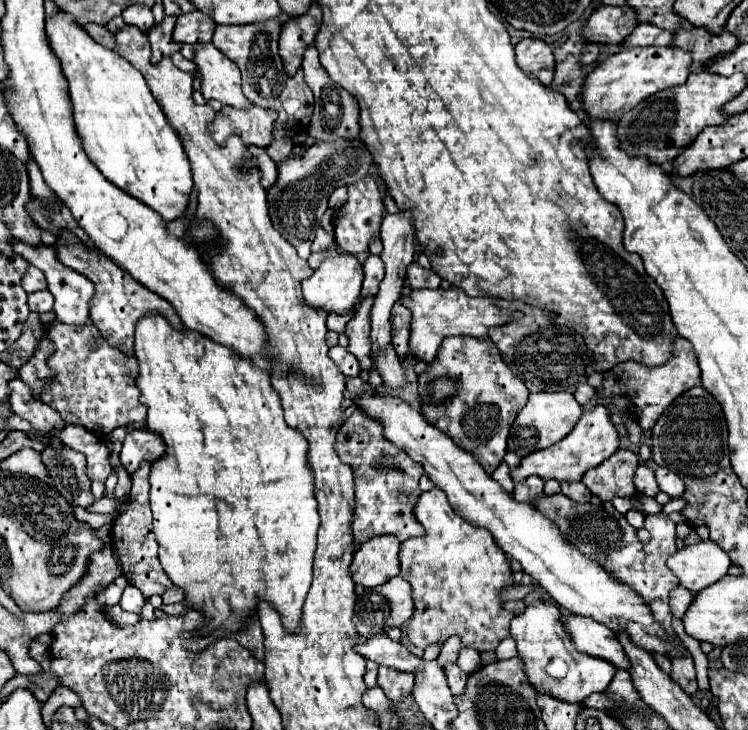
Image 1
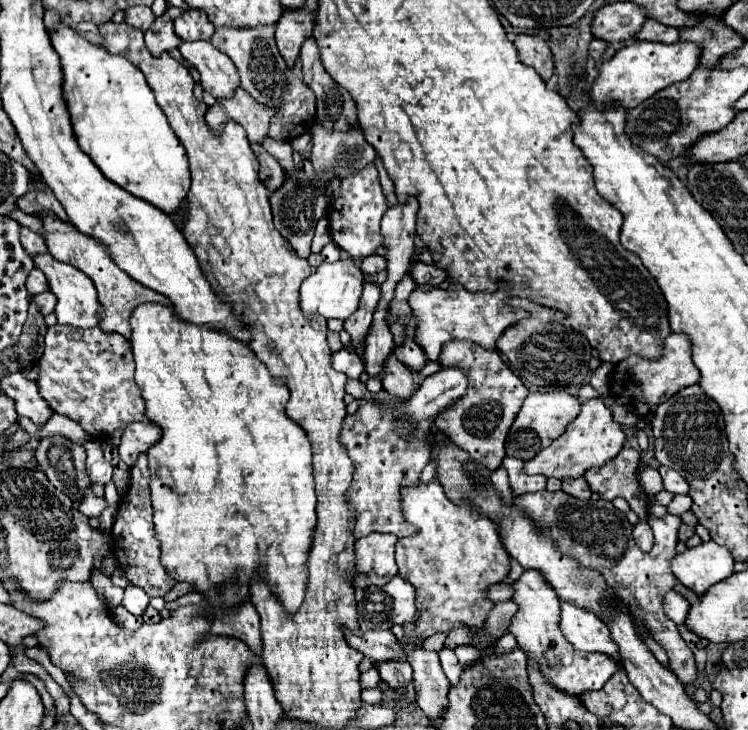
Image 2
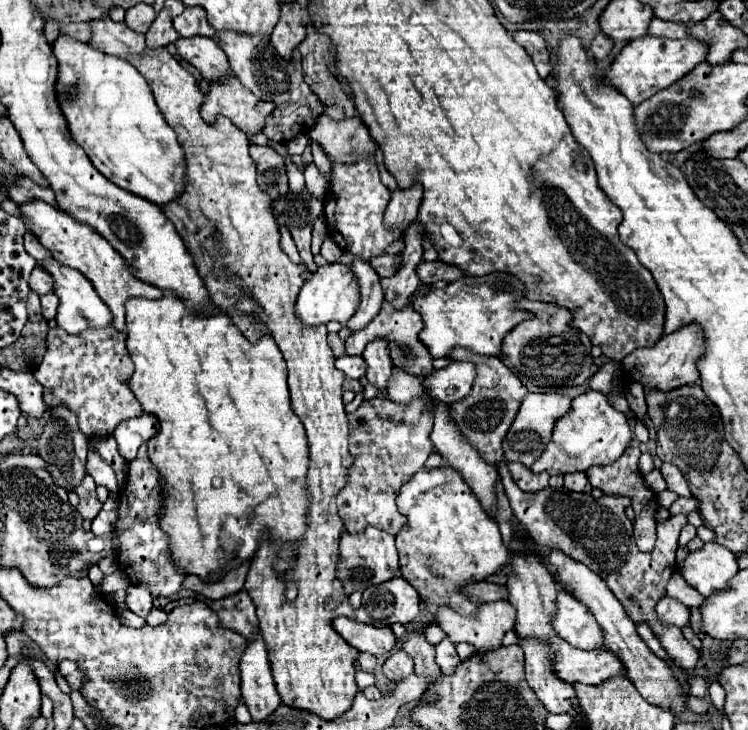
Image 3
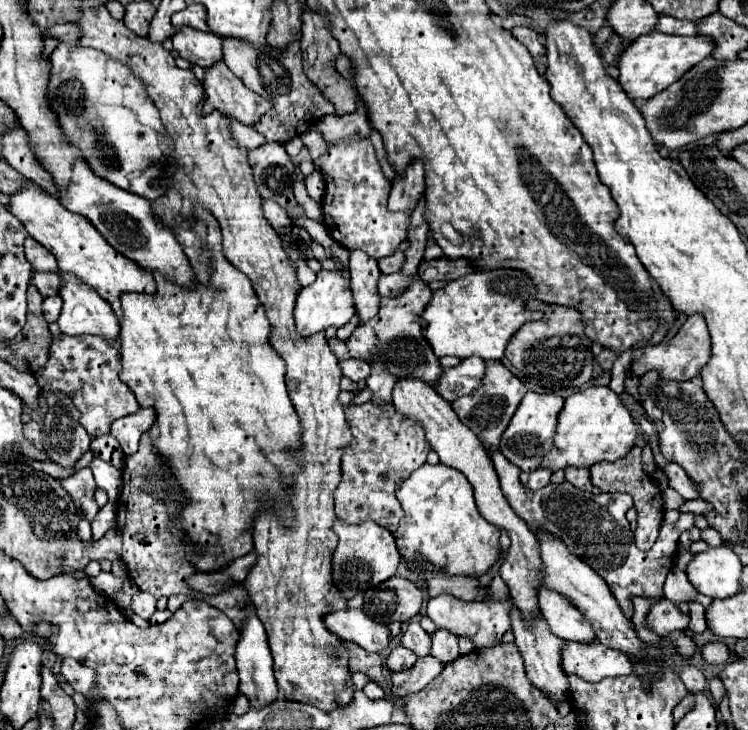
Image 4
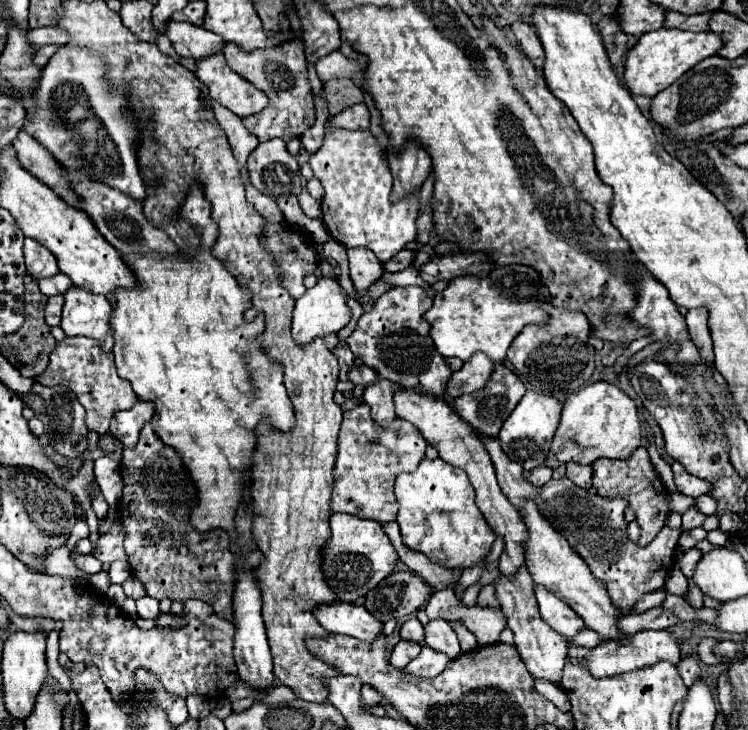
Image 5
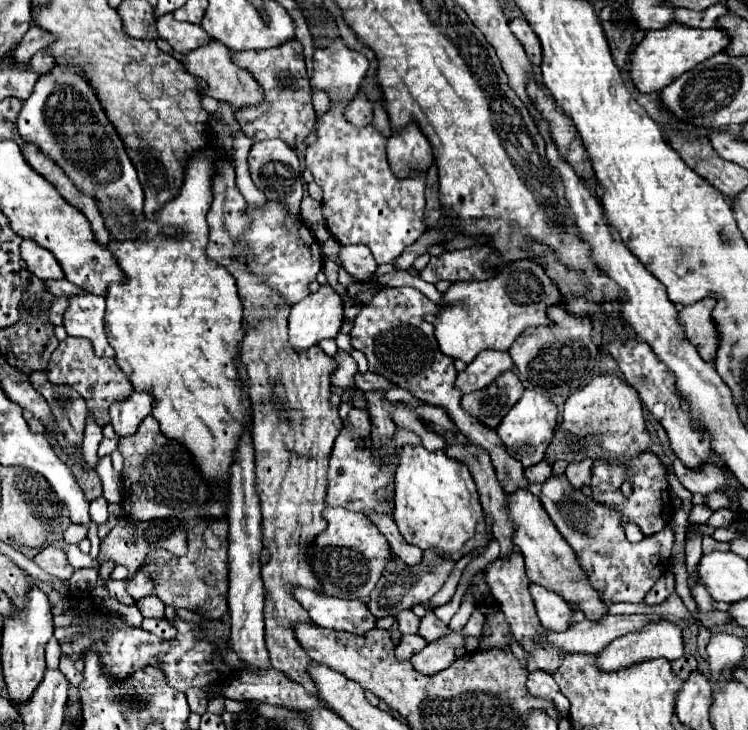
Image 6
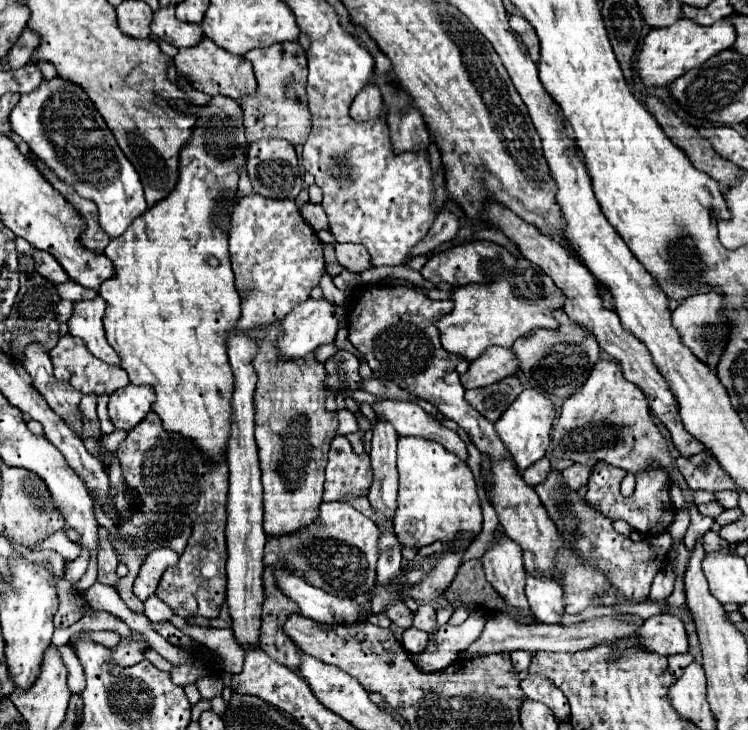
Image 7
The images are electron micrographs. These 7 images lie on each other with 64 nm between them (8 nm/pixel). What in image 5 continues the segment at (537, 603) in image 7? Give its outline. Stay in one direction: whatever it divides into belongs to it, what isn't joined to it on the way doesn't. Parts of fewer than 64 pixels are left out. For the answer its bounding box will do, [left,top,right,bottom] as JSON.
[536,586,584,636]

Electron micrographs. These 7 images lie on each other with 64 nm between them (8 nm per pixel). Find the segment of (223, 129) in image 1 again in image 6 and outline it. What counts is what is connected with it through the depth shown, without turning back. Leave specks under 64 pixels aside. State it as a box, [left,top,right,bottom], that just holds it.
[182,40,262,110]

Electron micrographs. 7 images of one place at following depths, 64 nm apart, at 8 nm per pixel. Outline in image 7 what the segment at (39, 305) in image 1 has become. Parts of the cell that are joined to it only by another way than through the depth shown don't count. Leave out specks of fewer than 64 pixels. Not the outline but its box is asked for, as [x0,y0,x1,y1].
[56,300,74,322]

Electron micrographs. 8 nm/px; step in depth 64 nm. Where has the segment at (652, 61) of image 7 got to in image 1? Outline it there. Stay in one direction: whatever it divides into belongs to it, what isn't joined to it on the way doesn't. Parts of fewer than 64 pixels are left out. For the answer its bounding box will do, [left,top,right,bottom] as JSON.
[582,46,692,120]

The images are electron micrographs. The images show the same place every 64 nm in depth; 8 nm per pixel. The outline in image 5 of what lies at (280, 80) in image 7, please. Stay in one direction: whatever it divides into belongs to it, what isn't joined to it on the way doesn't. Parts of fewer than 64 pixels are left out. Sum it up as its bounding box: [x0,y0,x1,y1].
[224,38,316,142]

